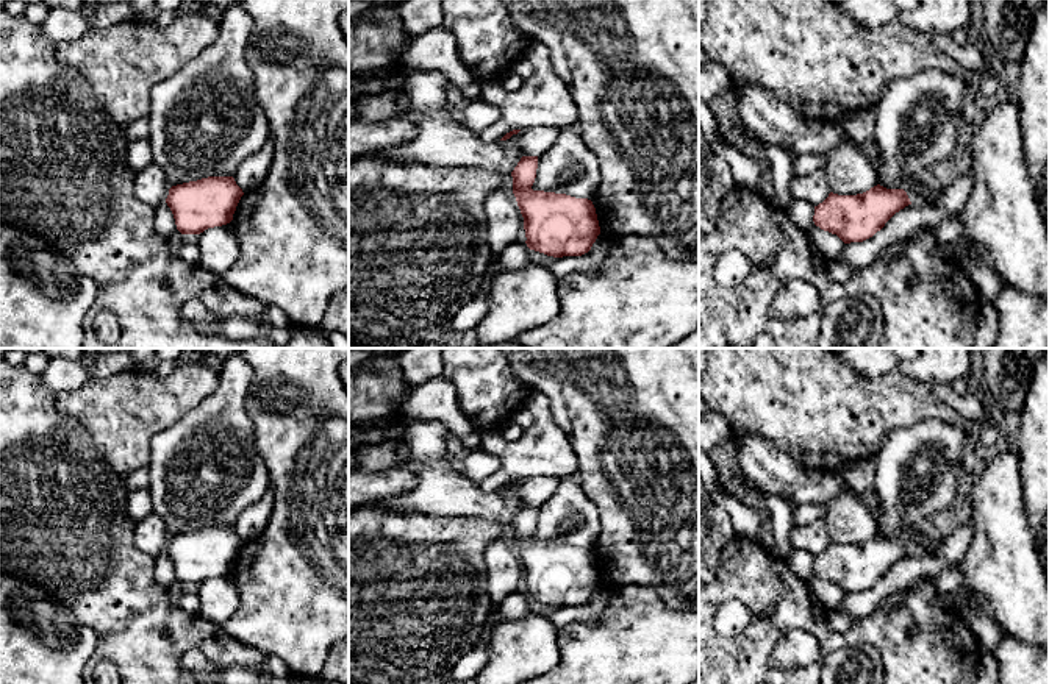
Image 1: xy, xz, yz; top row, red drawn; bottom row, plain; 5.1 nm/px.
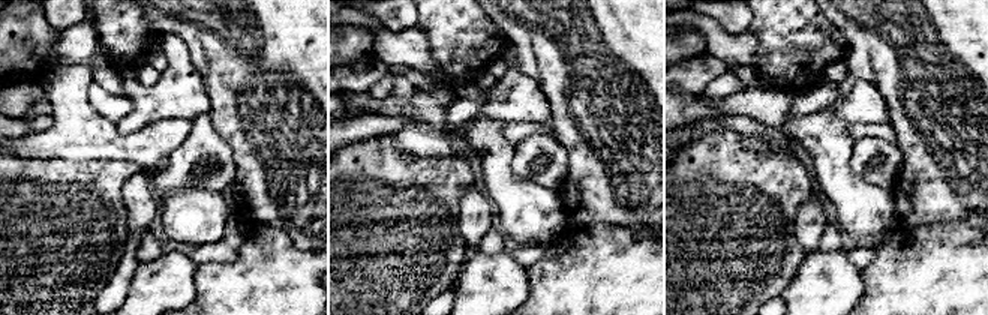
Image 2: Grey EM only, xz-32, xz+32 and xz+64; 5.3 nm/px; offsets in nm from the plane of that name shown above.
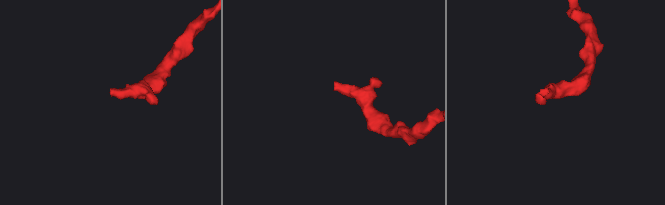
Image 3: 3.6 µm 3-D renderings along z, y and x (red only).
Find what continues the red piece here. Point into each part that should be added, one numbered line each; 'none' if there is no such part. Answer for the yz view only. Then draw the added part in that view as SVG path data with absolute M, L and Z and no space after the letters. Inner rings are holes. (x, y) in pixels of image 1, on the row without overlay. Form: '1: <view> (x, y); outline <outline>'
none

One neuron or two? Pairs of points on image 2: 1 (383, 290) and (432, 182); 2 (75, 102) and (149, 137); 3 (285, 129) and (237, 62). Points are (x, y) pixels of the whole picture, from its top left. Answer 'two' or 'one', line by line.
1: one
2: one
3: one

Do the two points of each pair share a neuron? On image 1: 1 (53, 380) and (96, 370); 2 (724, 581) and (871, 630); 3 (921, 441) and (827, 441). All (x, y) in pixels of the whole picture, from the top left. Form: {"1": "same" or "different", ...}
{"1": "same", "2": "same", "3": "different"}

